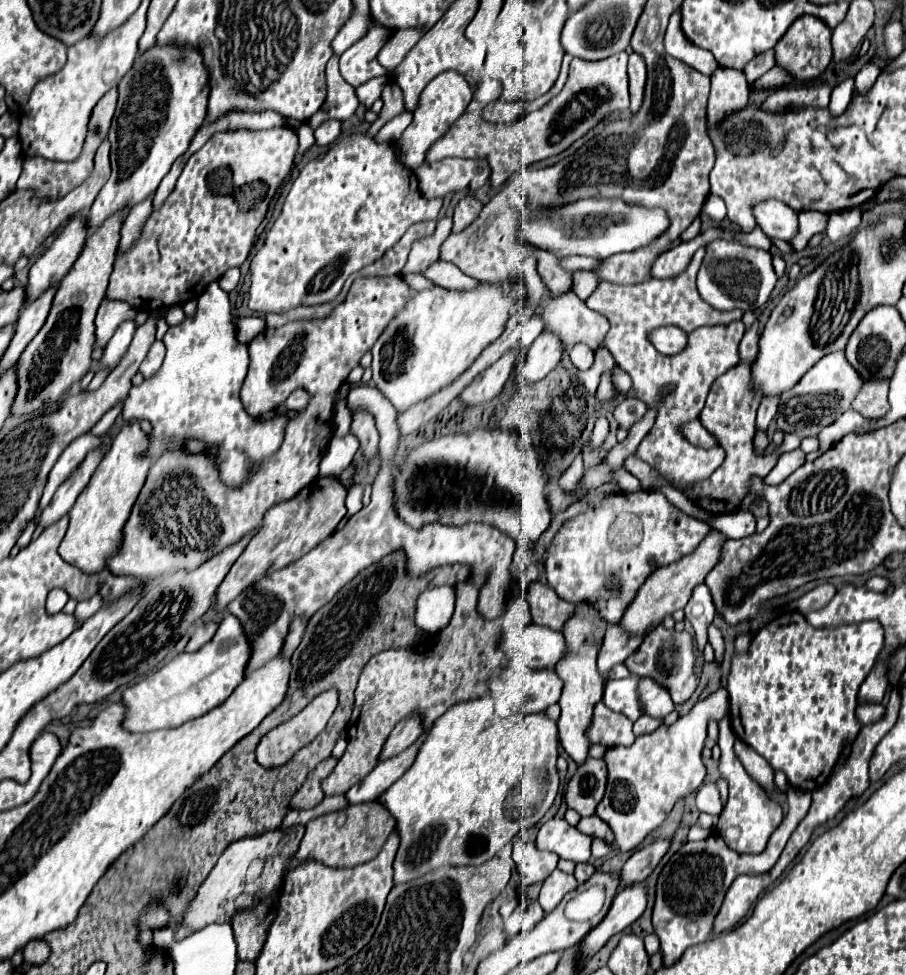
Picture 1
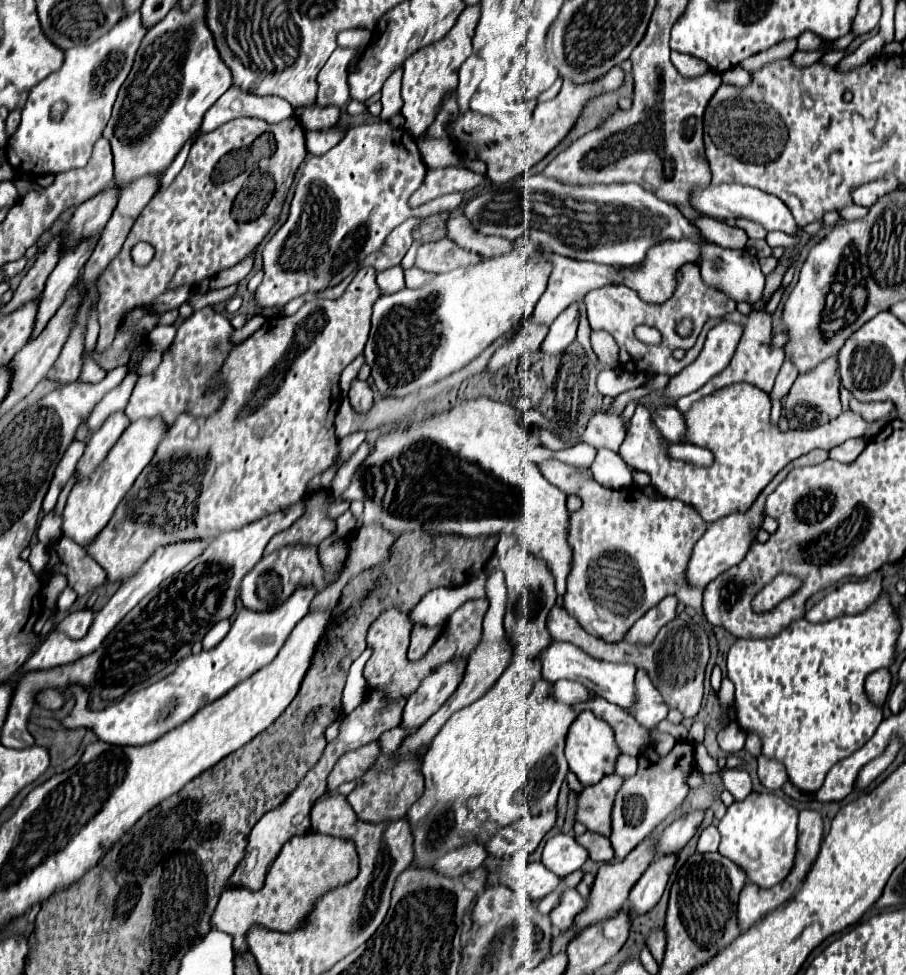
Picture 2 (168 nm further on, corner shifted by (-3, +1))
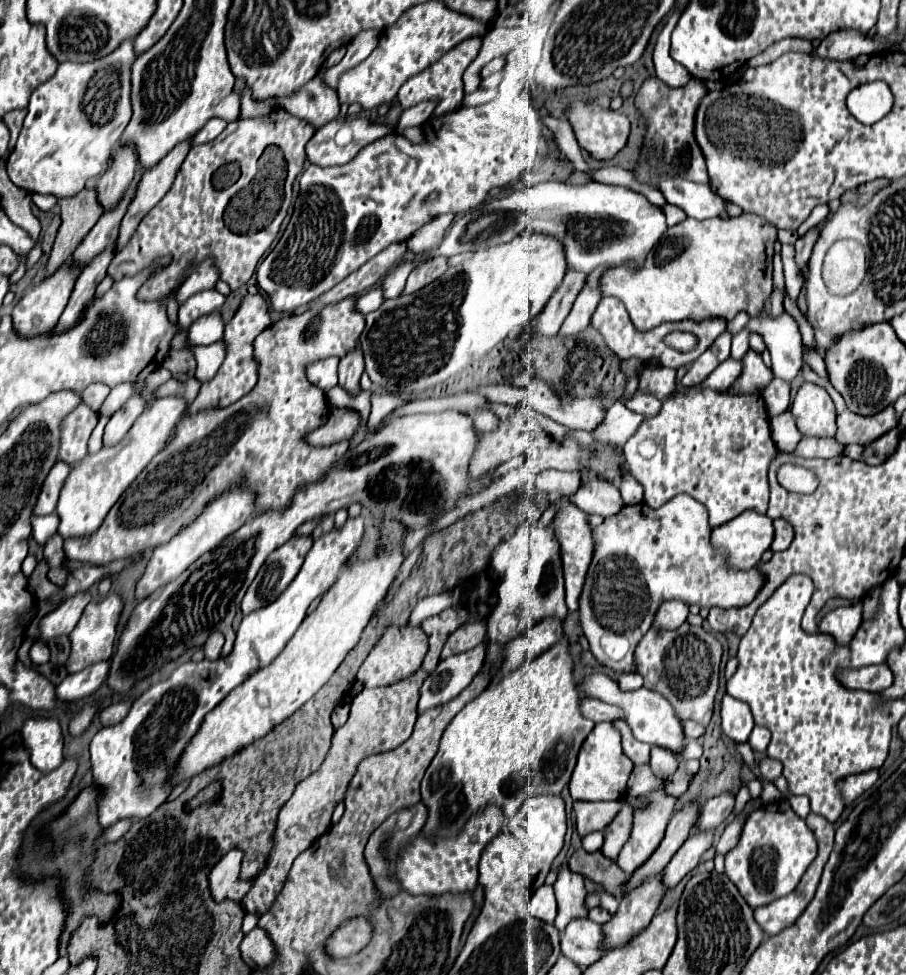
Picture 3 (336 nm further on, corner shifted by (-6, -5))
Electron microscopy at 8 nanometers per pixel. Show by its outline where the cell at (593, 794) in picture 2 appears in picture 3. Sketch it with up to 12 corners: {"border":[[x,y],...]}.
{"border":[[622,800],[620,814],[604,830],[602,854],[616,860],[630,838],[632,810]]}

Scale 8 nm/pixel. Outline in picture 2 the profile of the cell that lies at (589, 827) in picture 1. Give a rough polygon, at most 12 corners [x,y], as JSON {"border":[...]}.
{"border":[[587,830],[577,838],[589,850],[591,860],[615,858],[607,836]]}

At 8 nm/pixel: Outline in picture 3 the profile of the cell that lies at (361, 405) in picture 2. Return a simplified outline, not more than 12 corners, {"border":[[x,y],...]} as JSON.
{"border":[[356,346],[338,364],[338,384],[360,390],[364,358]]}

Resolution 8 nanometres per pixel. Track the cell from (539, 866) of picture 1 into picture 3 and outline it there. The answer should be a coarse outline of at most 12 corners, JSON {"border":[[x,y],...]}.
{"border":[[540,886],[530,902],[530,916],[552,924],[556,896],[552,886]]}

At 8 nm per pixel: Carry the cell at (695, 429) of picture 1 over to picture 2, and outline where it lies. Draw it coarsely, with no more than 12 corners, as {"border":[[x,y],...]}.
{"border":[[663,408],[655,424],[669,442],[685,442],[687,422]]}

